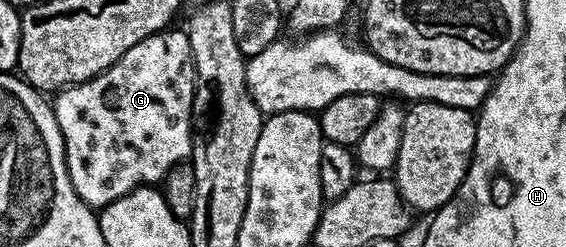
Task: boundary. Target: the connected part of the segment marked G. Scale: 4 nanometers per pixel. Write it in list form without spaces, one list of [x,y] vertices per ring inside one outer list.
[[[161,30],[153,34],[153,36],[147,36],[142,42],[130,46],[130,50],[126,50],[126,54],[122,54],[122,58],[118,58],[118,62],[114,62],[105,72],[100,72],[93,80],[87,80],[81,84],[73,84],[71,88],[65,88],[55,93],[54,99],[51,101],[51,106],[58,122],[58,130],[62,130],[70,182],[74,186],[78,198],[82,202],[89,204],[93,210],[105,208],[107,204],[122,198],[122,194],[130,194],[130,190],[135,188],[159,185],[163,181],[164,175],[175,164],[185,163],[192,155],[192,145],[194,143],[194,135],[192,136],[192,99],[196,96],[196,88],[198,89],[196,62],[192,59],[190,38],[187,31],[172,31]]]

